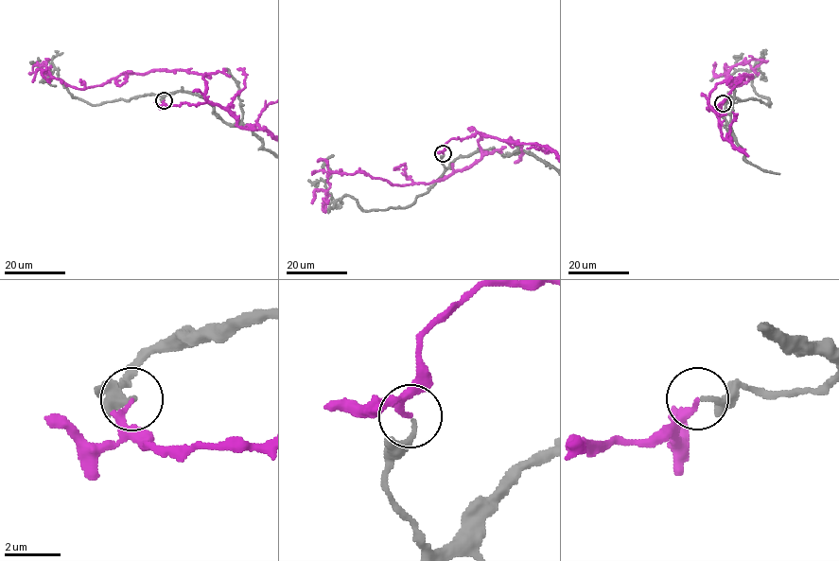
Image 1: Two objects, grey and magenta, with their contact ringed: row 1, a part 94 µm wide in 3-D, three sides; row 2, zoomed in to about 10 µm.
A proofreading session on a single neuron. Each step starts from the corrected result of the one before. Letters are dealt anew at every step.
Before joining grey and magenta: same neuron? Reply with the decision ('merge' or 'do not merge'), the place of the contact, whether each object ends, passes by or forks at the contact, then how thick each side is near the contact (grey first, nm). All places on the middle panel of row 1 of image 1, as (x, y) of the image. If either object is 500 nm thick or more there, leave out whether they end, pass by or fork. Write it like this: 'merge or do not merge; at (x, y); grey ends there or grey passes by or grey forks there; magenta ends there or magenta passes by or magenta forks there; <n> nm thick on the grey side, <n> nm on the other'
do not merge; at (443, 153); grey ends there; magenta ends there; 170 nm thick on the grey side, 190 nm on the other

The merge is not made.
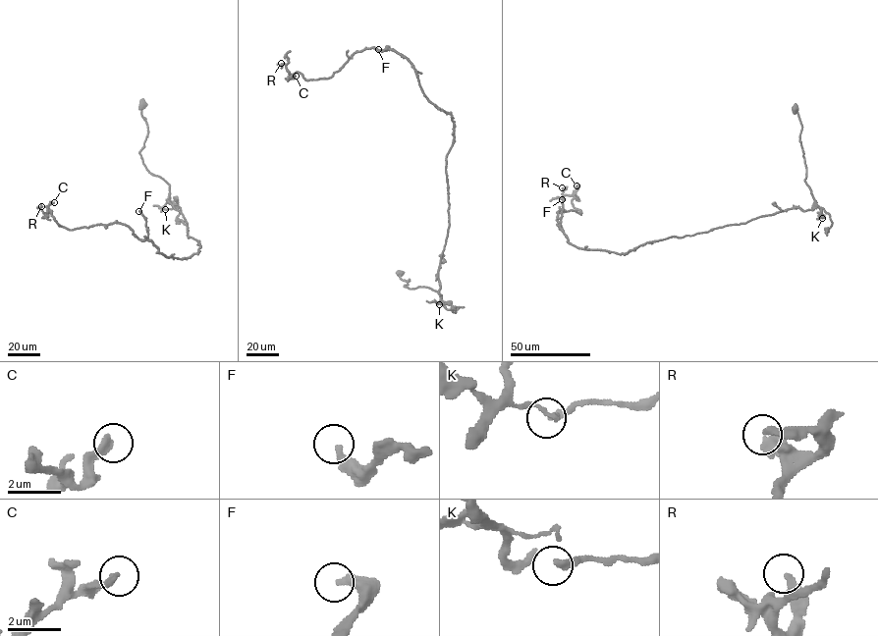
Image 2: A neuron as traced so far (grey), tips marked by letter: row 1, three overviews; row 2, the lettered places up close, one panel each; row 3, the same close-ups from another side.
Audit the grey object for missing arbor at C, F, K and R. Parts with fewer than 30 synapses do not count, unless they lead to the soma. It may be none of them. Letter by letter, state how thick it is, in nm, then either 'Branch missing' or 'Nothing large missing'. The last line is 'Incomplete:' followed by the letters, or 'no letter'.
C: Thickness 240 nm. Nothing large missing
F: Thickness 320 nm. Nothing large missing
K: Thickness 150 nm. Nothing large missing
R: Thickness 280 nm. Nothing large missing
Incomplete: no letter

